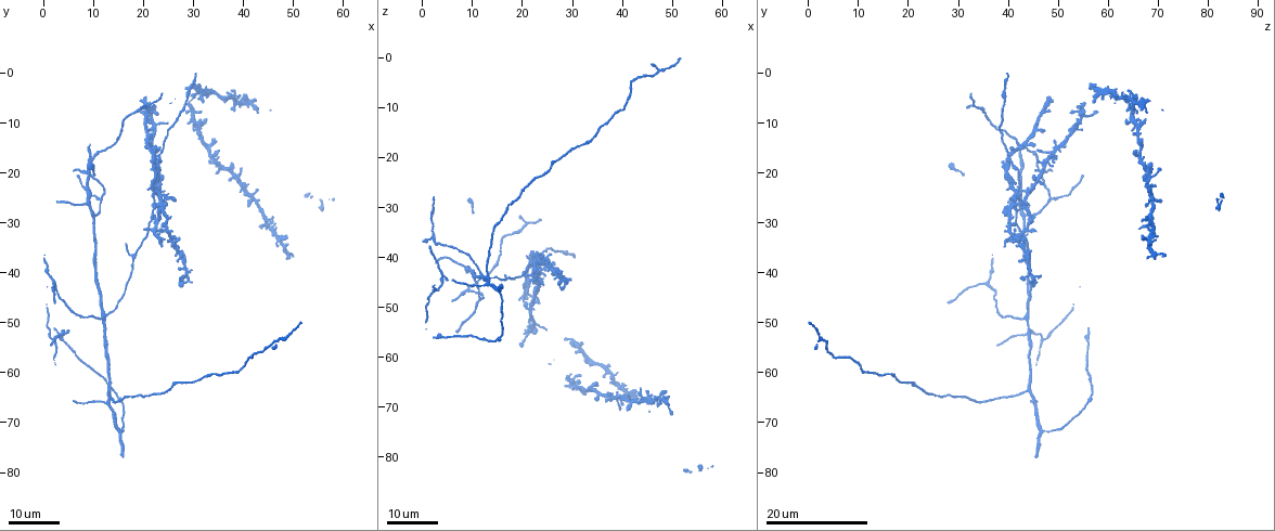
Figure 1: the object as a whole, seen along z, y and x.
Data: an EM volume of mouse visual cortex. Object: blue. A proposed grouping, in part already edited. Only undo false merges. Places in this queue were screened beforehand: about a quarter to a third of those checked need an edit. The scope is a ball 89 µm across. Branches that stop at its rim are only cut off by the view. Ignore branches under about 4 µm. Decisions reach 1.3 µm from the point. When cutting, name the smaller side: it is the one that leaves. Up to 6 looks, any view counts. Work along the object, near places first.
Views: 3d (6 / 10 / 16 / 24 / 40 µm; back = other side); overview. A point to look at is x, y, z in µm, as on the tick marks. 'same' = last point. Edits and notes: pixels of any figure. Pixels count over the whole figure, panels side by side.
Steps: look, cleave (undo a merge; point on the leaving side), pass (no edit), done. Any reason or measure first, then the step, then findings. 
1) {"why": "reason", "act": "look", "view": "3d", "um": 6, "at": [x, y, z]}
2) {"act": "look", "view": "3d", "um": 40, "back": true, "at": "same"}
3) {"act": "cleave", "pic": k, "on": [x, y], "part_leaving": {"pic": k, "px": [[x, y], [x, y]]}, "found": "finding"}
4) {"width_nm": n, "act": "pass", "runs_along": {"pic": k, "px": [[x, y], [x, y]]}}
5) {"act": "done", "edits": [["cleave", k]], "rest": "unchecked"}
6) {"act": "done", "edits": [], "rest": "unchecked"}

{"why": "three arms meet", "act": "look", "view": "3d", "um": 16, "at": [24.5, 32.0, 40.0]}

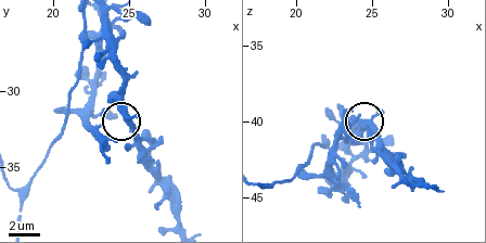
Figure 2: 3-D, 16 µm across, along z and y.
{"why": "zoom in", "act": "look", "view": "3d", "um": 6, "at": [24.8, 31.8, 40.0]}

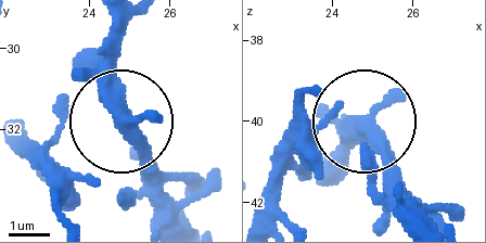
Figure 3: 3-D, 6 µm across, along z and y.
{"arms": 3, "act": "pass", "found": "all the same neuron"}

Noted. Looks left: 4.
{"act": "look", "view": "3d", "um": 16, "at": [11.0, 25.5, 49.0]}

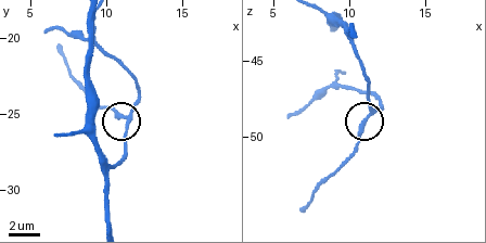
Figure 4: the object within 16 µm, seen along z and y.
{"act": "look", "view": "3d", "um": 6, "at": [11.4, 25.2, 48.8]}

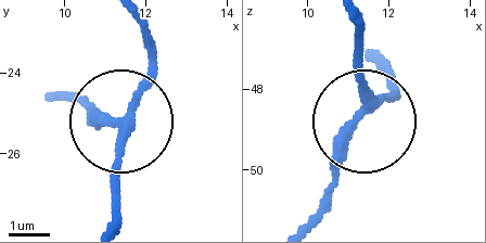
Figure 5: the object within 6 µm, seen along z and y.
{"side_arm_um": 10, "act": "pass", "runs_along": {"pic": 5, "px": [[109, 220], [115, 119], [47, 96]]}, "found": "all the same neuron"}

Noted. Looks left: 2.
{"why": "a fork", "act": "look", "view": "3d", "um": 16, "at": [8.5, 26.5, 42.0]}

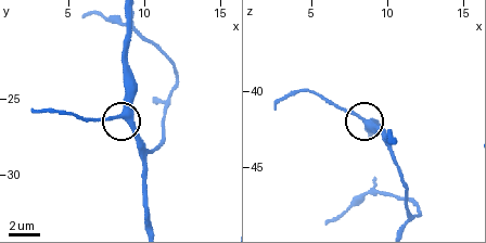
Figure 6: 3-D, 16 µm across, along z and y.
{"act": "look", "view": "3d", "um": 10, "at": [8.8, 25.8, 42.2]}

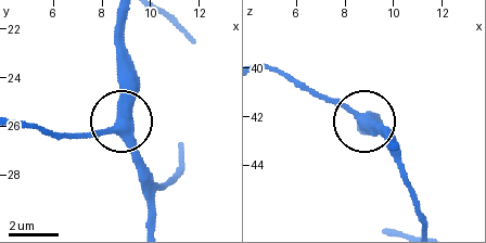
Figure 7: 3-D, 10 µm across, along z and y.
{"width_nm": 390, "act": "pass", "runs_along": {"pic": 7, "px": [[150, 222], [150, 178], [131, 135], [113, 125], [71, 135]]}, "found": "continuous, no second neuron"}

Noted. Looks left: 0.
{"act": "done", "edits": [], "rest": "unchecked"}

